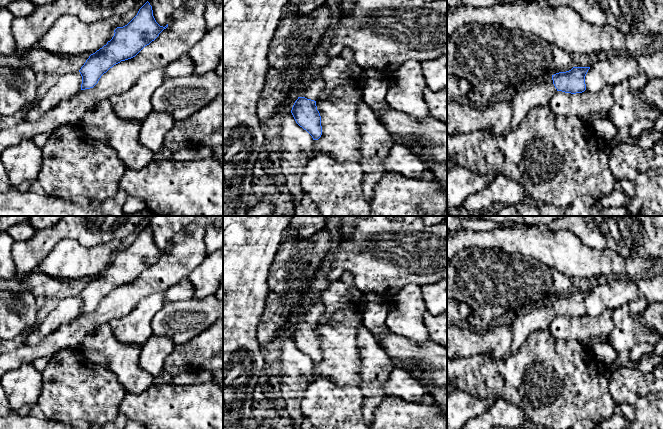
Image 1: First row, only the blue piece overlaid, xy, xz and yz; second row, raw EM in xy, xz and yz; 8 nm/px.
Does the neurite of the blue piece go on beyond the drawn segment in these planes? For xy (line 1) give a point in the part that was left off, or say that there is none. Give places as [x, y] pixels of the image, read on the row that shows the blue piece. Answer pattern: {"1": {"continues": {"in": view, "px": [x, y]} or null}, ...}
{"1": {"continues": null}}

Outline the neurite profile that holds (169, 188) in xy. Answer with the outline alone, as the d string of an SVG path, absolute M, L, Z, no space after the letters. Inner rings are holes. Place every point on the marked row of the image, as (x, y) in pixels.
M214 158L186 162L152 160L142 169L126 168L119 181L119 189L127 195L142 198L146 208L155 216L223 216L223 167Z

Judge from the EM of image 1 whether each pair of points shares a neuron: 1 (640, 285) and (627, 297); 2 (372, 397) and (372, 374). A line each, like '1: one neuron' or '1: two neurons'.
1: one neuron
2: one neuron

